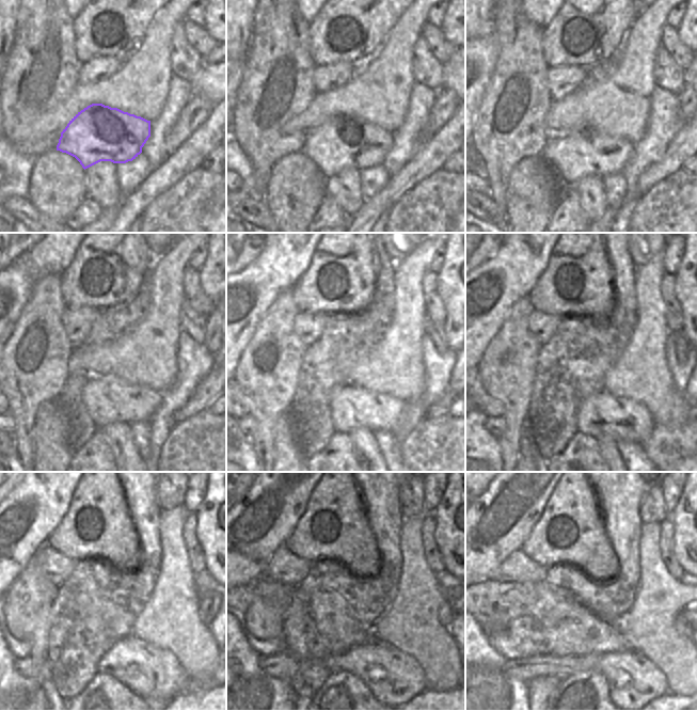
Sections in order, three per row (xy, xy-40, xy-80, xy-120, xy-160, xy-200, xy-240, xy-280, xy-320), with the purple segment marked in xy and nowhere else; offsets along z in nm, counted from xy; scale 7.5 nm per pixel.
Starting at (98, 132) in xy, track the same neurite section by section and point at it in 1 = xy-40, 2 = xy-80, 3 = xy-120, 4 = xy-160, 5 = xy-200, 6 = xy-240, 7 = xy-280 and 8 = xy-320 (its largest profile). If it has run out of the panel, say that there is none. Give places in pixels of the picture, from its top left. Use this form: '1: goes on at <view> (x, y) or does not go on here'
1: goes on at xy-40 (344, 141)
2: goes on at xy-80 (574, 154)
3: goes on at xy-120 (108, 398)
4: goes on at xy-160 (352, 407)
5: goes on at xy-200 (602, 414)
6: goes on at xy-240 (152, 673)
7: goes on at xy-280 (394, 677)
8: goes on at xy-320 (634, 681)

